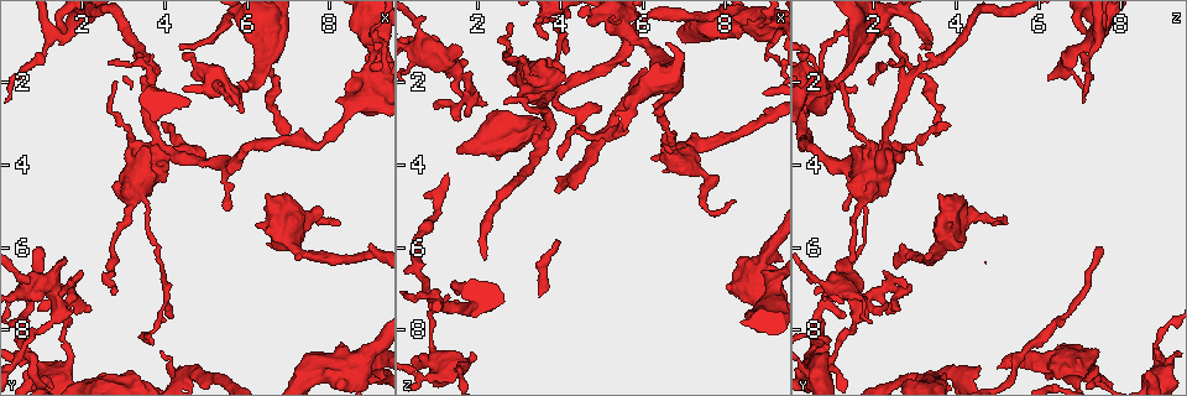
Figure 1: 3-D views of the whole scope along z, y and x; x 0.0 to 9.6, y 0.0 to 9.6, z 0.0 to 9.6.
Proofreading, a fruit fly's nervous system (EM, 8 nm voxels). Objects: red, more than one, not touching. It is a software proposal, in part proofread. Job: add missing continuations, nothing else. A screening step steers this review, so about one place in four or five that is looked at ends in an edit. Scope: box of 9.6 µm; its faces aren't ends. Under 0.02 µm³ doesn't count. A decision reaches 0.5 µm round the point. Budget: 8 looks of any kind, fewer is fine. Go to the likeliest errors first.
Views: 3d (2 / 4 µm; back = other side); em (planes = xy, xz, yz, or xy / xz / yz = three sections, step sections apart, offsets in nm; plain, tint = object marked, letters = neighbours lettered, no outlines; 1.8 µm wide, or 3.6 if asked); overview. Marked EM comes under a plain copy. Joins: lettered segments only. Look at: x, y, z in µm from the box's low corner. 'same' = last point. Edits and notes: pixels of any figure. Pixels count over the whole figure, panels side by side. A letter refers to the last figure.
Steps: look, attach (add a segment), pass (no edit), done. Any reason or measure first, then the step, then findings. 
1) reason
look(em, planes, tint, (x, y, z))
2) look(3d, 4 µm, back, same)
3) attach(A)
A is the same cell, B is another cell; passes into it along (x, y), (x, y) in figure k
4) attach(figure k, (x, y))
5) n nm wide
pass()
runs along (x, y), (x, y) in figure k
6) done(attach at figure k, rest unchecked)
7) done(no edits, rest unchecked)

an open end
look(em, xy, step 16, tint, (1.00, 6.05, 7.50))

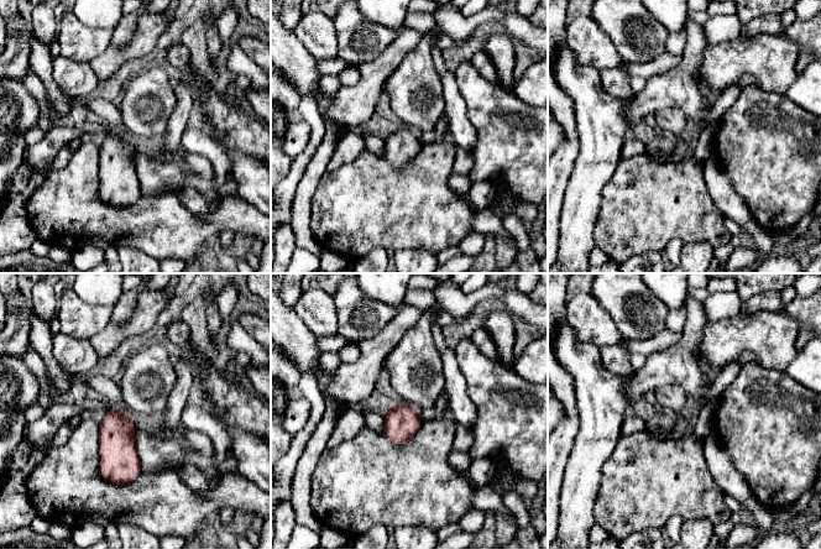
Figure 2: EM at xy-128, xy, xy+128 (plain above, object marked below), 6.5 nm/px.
look(em, planes, letters, same)

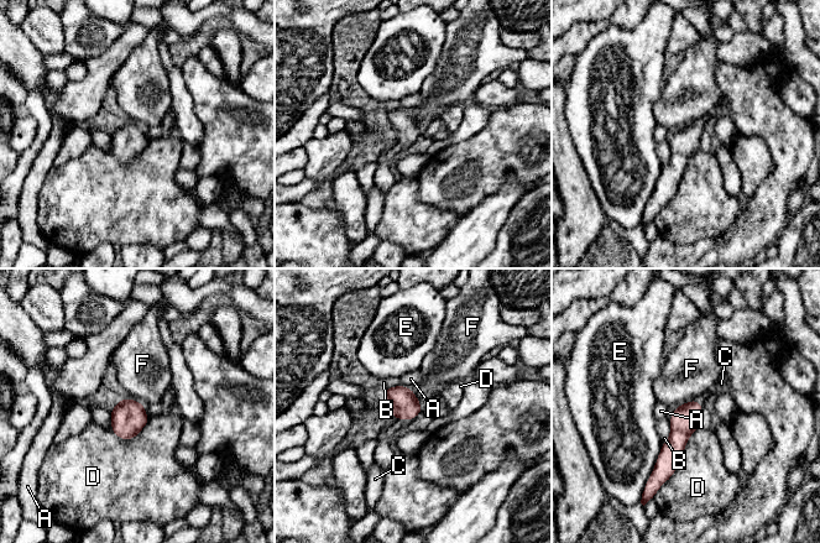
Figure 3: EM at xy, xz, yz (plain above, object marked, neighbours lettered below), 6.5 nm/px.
attach(C)
C is the same cell, A, B, D, E and F are other cells; passes into it along (403, 402), (403, 418), (402, 426) in figure 3; it goes on there

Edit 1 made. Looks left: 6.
look(overview)

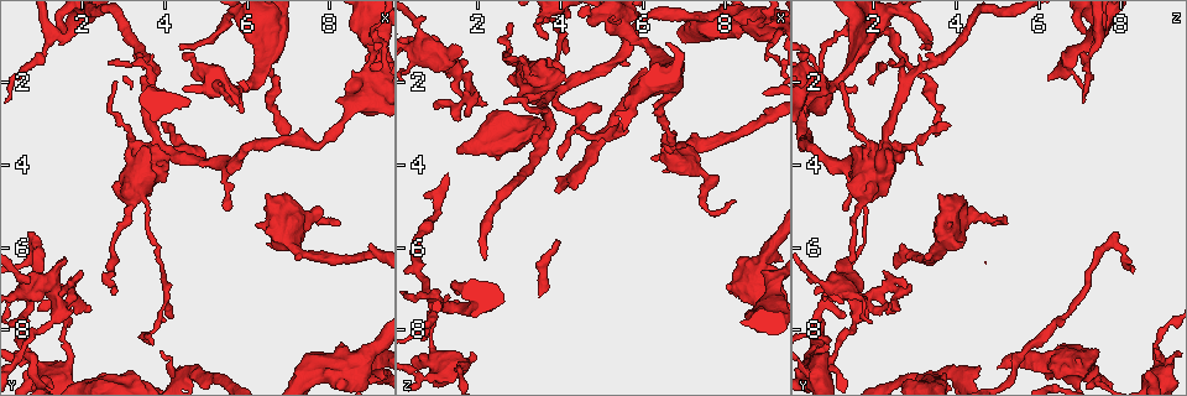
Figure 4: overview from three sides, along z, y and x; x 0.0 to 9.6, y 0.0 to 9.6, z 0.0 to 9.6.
free end
look(em, 3.6 µm, planes, letters, (0.60, 9.05, 8.55))

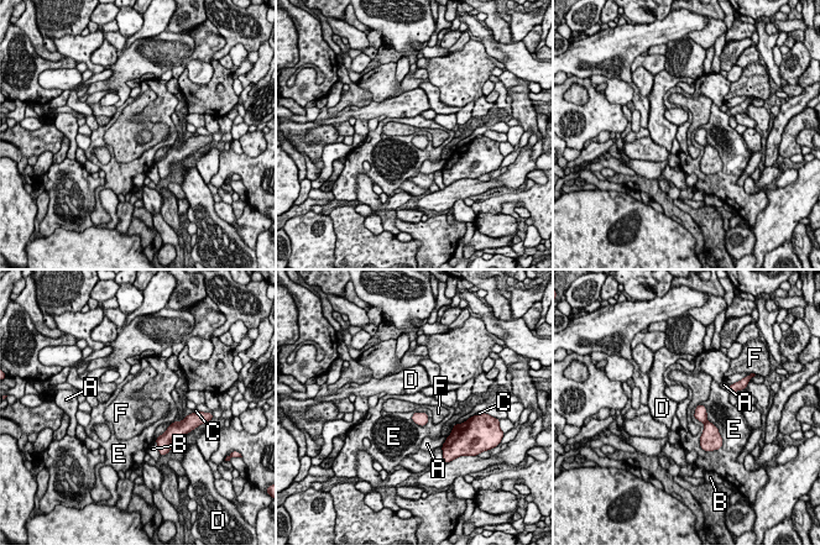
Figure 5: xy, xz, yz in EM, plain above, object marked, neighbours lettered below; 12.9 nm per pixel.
160 nm wide; E touches over 550 nm
pass()
A, B, C, D, E and F are other cells; no lettered segment goes on from it

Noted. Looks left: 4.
sharp bend
look(em, planes, tint, (1.65, 7.00, 2.60))

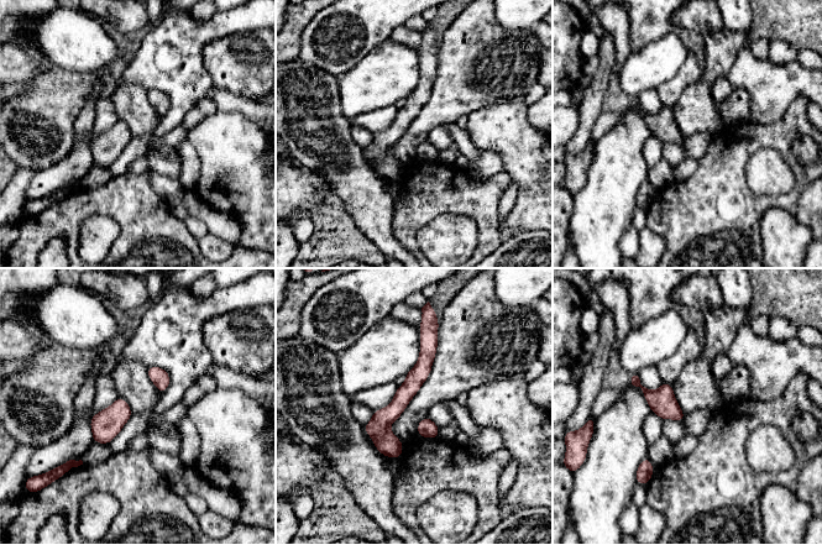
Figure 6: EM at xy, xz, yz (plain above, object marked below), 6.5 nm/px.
see the neighbours
look(em, planes, letters, same)

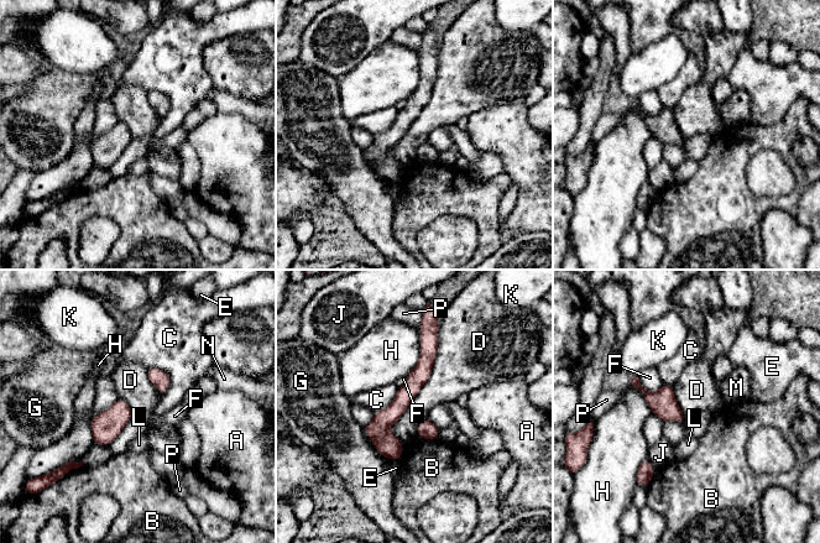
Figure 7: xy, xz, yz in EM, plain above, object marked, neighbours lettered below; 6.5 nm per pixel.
120 nm wide
pass()
A, B, C, D, E, F, G, H, J, K, L, M, N and P are other cells; no lettered segment goes on from it

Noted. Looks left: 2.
thin end
look(3d, 2 µm, (7.00, 3.25, 3.50))

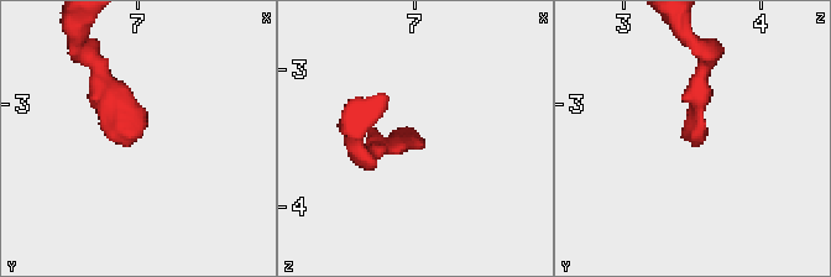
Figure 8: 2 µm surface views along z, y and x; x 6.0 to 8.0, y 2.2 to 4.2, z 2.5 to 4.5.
look(em, xz, step 4, letters, (6.92, 3.28, 3.50))

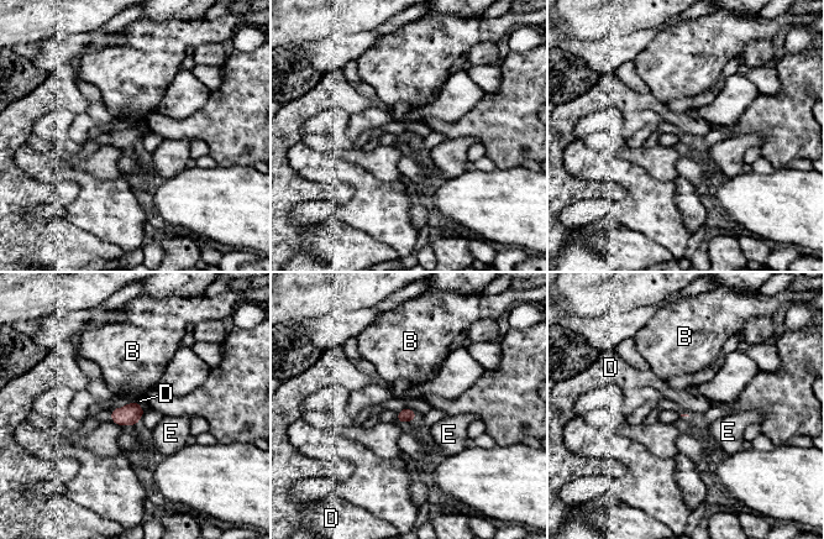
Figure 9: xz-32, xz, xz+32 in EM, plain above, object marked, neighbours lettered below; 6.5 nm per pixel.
D touches over 110 nm
pass()
B, D and E are other cells; border along (405, 406), (418, 415) in figure 9; no lettered segment goes on from it

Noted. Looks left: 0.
done(attach at figure 3, rest unchecked)

